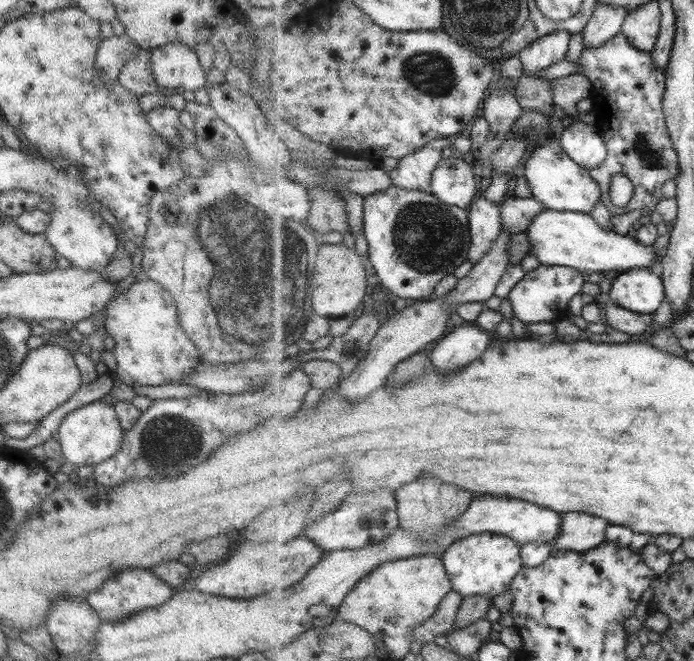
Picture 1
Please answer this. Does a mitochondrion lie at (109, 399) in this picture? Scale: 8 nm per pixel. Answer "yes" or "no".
no

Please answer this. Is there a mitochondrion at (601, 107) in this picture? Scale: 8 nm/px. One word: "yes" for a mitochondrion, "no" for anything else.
no

